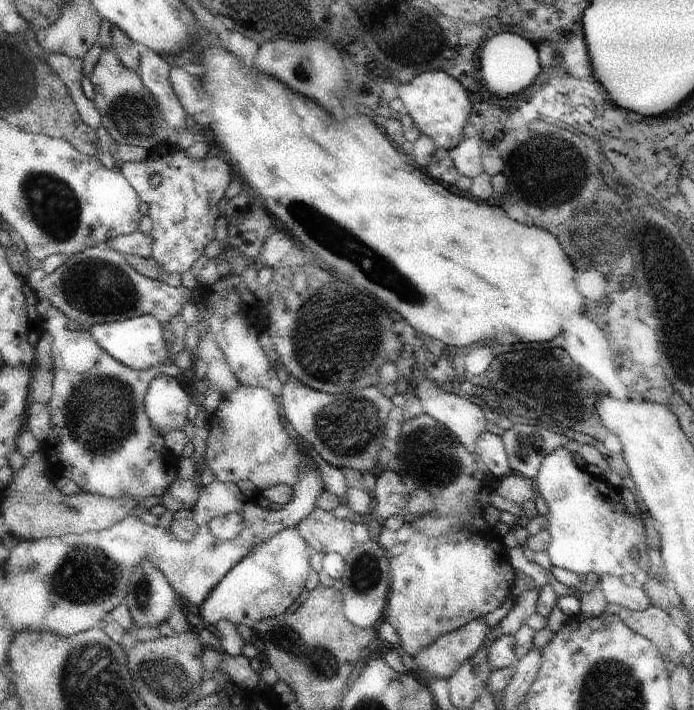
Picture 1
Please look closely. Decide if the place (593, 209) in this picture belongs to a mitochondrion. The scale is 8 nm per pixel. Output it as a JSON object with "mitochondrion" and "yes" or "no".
{"mitochondrion":"yes"}

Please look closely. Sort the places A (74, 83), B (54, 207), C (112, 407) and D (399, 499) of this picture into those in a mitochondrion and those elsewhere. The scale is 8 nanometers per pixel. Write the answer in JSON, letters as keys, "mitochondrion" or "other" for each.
{"A":"other","B":"mitochondrion","C":"mitochondrion","D":"other"}

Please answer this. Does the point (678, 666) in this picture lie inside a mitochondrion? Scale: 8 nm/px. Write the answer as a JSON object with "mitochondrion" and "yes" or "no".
{"mitochondrion":"no"}

